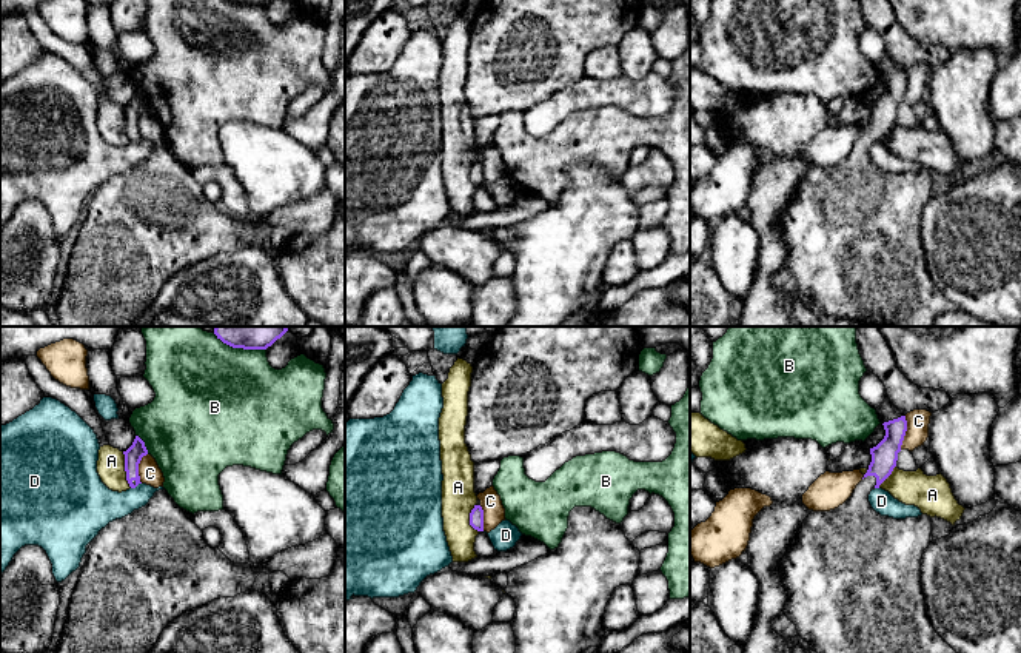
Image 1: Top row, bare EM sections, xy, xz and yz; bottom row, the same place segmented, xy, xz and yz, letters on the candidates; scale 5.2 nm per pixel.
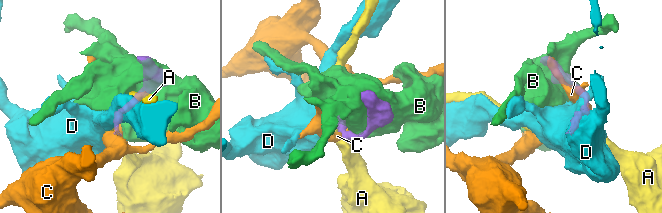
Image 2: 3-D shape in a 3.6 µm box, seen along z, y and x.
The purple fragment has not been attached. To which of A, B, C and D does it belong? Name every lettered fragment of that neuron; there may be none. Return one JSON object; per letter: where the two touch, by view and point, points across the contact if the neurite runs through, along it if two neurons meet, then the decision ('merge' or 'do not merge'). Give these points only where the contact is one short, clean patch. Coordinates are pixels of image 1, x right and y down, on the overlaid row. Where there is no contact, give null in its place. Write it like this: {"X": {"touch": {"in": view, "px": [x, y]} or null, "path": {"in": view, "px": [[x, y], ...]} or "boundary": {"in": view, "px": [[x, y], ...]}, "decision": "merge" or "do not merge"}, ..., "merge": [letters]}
{"A": {"touch": {"in": "xy", "px": [125, 470]}, "boundary": {"in": "xy", "px": [[122, 452], [127, 482], [131, 487]]}, "decision": "do not merge"}, "B": {"touch": {"in": "xy", "px": [143, 444]}, "decision": "do not merge"}, "C": {"touch": {"in": "yz", "px": [904, 433]}, "decision": "do not merge"}, "D": {"touch": {"in": "xy", "px": [136, 485]}, "boundary": {"in": "xy", "px": [[140, 482], [131, 488]]}, "decision": "do not merge"}, "merge": []}

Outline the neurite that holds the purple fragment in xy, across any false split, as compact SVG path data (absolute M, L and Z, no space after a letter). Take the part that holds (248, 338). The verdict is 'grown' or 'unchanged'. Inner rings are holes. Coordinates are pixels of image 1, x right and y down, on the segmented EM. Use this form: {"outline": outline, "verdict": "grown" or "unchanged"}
{"outline": "M216 326L223 343L243 350L266 350L288 331L286 326Z", "verdict": "unchanged"}

